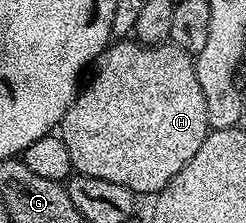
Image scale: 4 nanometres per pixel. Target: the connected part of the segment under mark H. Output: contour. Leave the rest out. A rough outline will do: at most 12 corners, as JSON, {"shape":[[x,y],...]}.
{"shape":[[121,38],[59,125],[74,173],[160,192],[211,131],[194,57]]}

